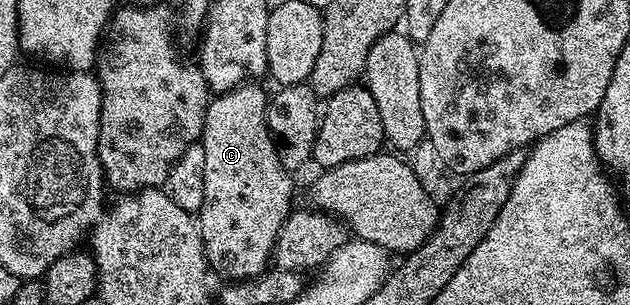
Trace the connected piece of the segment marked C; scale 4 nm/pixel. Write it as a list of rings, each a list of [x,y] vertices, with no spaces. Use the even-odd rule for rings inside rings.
[[[248,82],[246,84],[238,84],[236,88],[228,92],[218,93],[218,95],[208,103],[205,122],[203,123],[201,143],[205,150],[205,202],[201,202],[201,210],[197,214],[197,223],[199,226],[199,236],[203,239],[203,253],[207,255],[208,269],[210,269],[214,275],[216,272],[217,275],[224,276],[222,279],[227,282],[262,276],[264,272],[268,271],[269,265],[273,260],[277,234],[281,230],[281,226],[284,222],[287,221],[287,217],[290,216],[293,211],[291,195],[295,192],[295,184],[291,181],[292,173],[284,168],[281,162],[276,137],[272,136],[269,126],[267,125],[268,93],[263,93],[262,90],[258,88],[259,86],[258,83]]]

